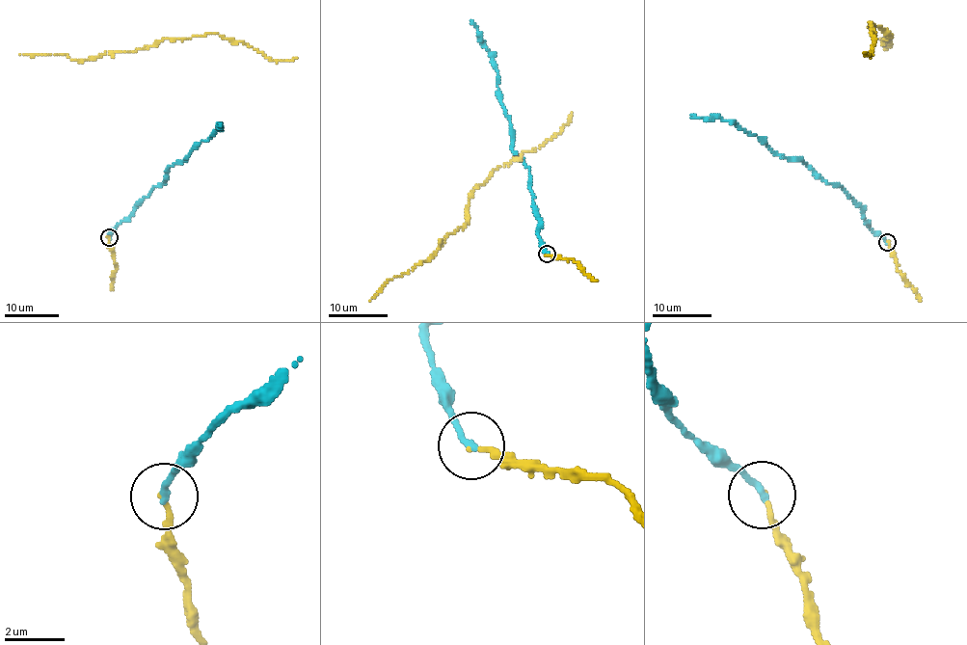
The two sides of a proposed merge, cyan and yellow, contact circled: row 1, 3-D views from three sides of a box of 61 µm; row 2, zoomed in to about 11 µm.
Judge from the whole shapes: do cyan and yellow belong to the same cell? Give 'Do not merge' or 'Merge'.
Merge

